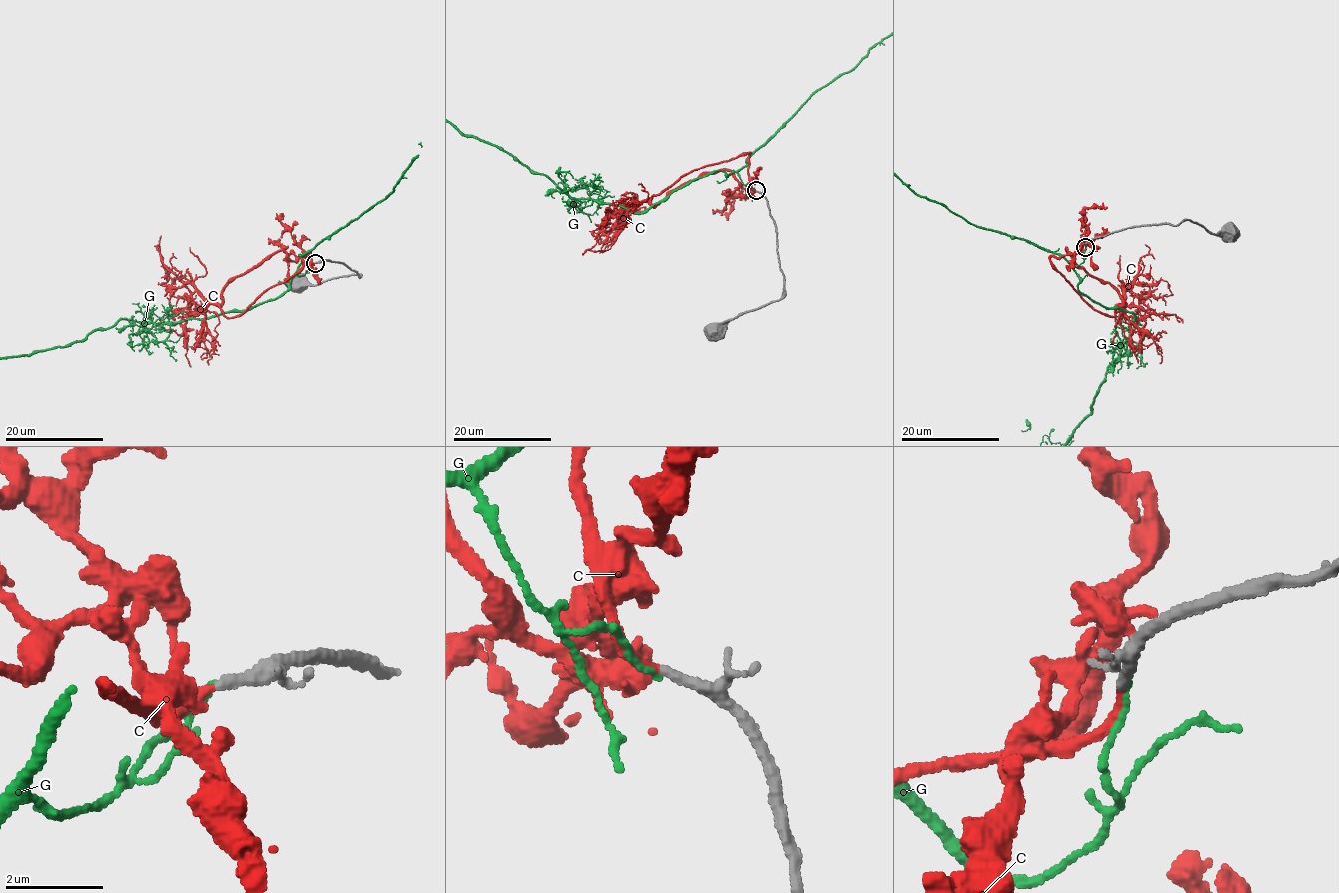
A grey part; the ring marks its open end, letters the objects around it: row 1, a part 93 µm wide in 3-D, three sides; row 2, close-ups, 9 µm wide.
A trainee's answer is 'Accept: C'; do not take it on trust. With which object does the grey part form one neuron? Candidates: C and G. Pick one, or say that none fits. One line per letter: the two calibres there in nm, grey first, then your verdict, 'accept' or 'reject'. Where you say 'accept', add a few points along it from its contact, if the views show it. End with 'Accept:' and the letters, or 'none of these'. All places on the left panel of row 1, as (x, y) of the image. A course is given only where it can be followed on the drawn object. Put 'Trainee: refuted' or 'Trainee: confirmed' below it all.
C: 240/200 nm | accept | via (315, 263), (274, 252), (230, 280), (222, 303), (210, 303), (164, 264), (157, 245), (161, 236)
G: 260/100 nm | reject
Accept: C
Trainee: confirmed

